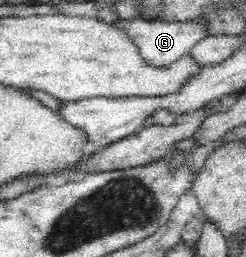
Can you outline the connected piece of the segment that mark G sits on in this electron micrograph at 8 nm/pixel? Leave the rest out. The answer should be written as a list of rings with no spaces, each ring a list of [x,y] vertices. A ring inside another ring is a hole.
[[[140,18],[115,22],[114,26],[118,27],[118,30],[126,32],[128,39],[138,47],[141,58],[155,68],[168,68],[170,64],[178,62],[184,54],[188,53],[196,42],[207,37],[206,27],[201,26],[199,22],[177,23],[176,21],[160,20],[153,22]]]

